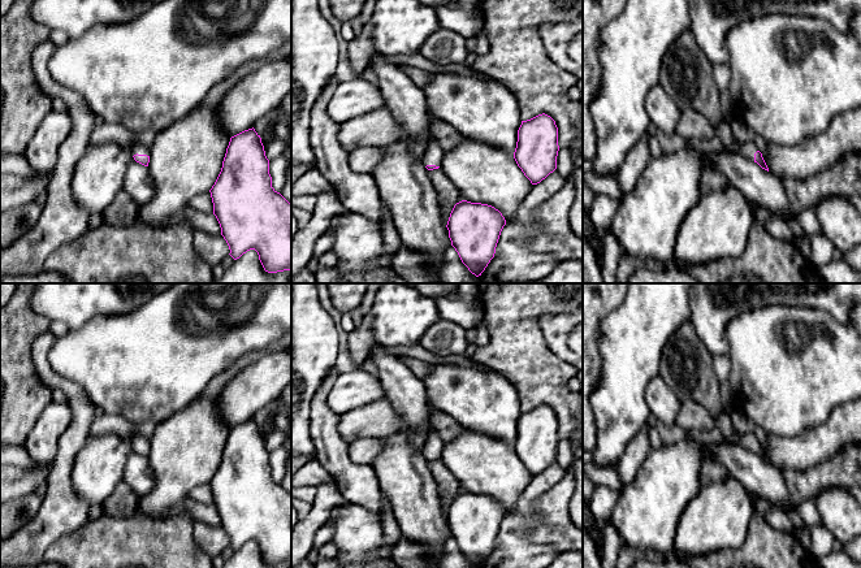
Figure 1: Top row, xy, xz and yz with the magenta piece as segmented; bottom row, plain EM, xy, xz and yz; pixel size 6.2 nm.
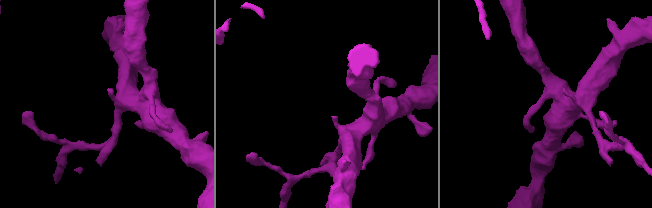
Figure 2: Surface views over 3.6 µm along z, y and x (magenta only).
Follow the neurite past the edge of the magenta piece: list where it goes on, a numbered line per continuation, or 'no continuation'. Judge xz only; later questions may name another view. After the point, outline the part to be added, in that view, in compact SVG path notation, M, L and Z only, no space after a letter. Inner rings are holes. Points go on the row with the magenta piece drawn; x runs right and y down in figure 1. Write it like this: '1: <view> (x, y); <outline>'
1: xz (433, 155); M432 136L428 142L427 151L420 161L424 166L427 165L441 166L444 155L445 155L445 149Z

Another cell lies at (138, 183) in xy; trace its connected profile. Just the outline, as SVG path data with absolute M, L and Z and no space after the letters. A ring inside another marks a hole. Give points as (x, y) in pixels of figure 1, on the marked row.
M134 159L129 164L125 174L124 191L127 192L139 207L150 203L153 198L155 185L150 170Z

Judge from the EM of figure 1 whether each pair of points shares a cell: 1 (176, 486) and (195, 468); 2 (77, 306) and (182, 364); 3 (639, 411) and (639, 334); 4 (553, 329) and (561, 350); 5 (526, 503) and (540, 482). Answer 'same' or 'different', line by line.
1: same
2: different
3: same
4: same
5: same

